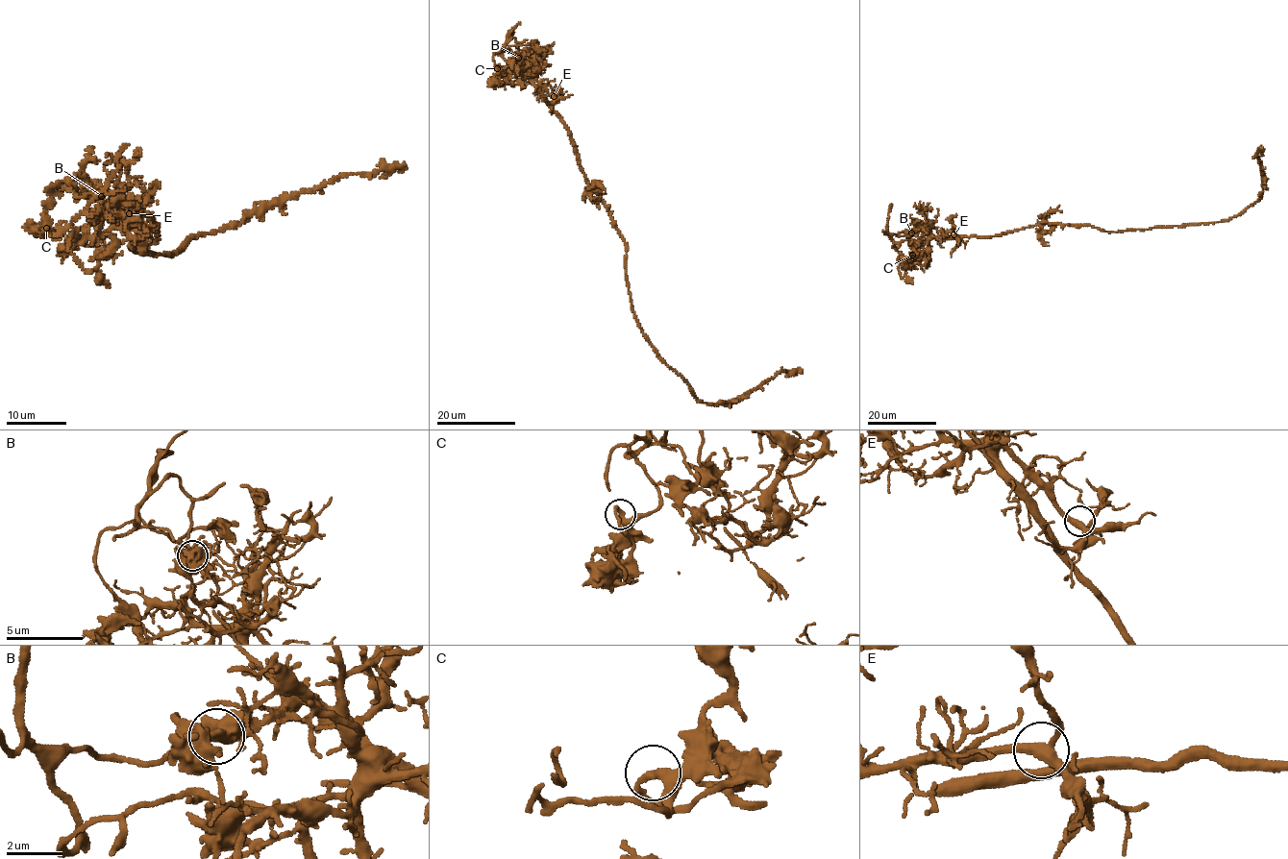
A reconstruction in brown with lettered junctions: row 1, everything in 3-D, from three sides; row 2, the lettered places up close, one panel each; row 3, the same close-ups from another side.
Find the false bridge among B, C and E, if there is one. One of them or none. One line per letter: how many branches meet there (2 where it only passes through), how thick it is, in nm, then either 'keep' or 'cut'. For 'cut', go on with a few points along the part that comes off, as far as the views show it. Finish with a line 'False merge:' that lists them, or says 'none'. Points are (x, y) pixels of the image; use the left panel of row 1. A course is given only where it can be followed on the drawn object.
B: branches 3; calibre 440 nm; cut; course (101, 196), (86, 194), (93, 194), (93, 198), (72, 222), (68, 249), (91, 272), (115, 246), (114, 239)
C: branches 3; calibre 280 nm; keep
E: branches 3; calibre 320 nm; keep
False merge: B

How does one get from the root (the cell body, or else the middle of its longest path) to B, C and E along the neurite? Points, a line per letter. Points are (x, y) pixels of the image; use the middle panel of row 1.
B: (626, 250), (626, 242), (608, 207), (587, 183), (567, 126), (535, 84), (519, 74), (516, 69), (519, 58)
C: (626, 250), (563, 120), (512, 51), (500, 50), (507, 66), (497, 68)
E: (626, 250), (626, 242), (608, 207), (587, 183), (570, 132), (551, 106), (556, 100), (554, 96)

